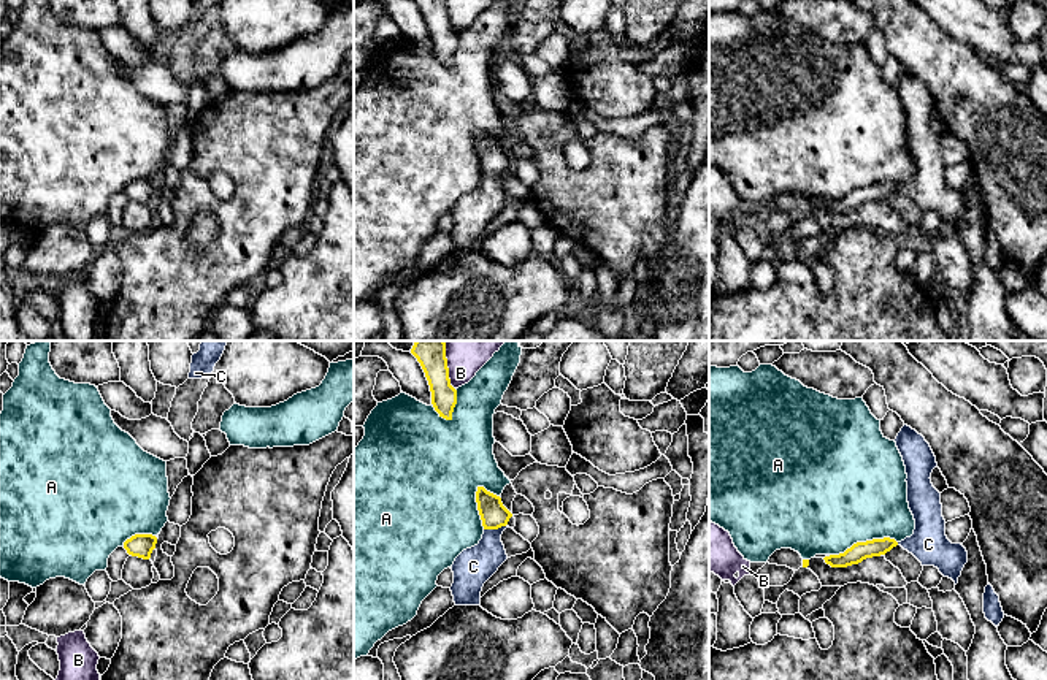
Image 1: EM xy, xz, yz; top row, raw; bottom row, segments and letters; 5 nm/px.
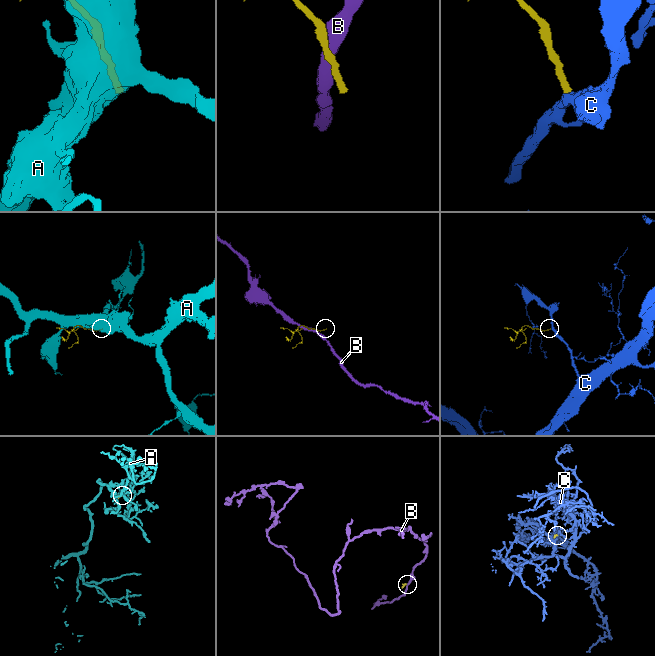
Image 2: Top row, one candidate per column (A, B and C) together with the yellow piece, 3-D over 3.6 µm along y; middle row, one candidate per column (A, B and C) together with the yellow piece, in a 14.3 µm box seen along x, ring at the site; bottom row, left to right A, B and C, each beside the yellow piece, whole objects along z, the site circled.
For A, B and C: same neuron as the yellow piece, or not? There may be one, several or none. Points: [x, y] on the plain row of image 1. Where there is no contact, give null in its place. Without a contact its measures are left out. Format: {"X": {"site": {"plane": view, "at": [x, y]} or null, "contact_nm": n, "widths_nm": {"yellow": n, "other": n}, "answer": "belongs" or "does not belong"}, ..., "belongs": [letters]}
{"A": {"site": {"plane": "yz", "at": [863, 187]}, "contact_nm": 360, "widths_nm": {"yellow": 90, "other": 480}, "answer": "does not belong"}, "B": {"site": {"plane": "xz", "at": [448, 18]}, "contact_nm": 180, "widths_nm": {"yellow": 130, "other": 140}, "answer": "does not belong"}, "C": {"site": {"plane": "xz", "at": [495, 173]}, "contact_nm": 120, "widths_nm": {"yellow": 140, "other": 190}, "answer": "belongs"}, "belongs": ["C"]}

